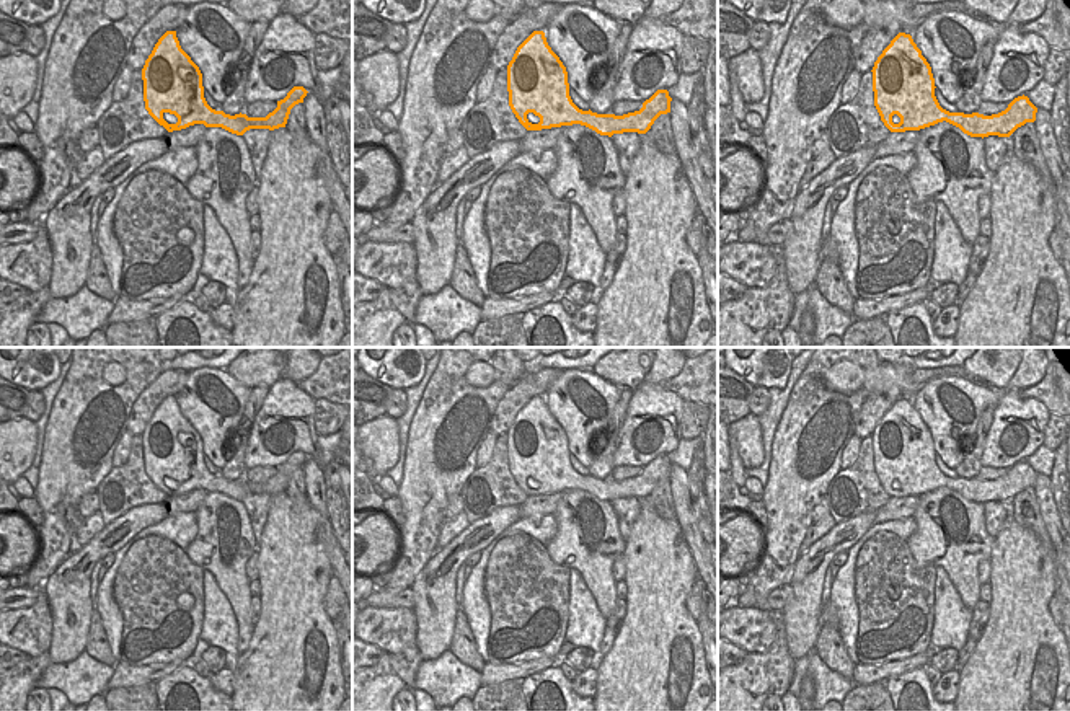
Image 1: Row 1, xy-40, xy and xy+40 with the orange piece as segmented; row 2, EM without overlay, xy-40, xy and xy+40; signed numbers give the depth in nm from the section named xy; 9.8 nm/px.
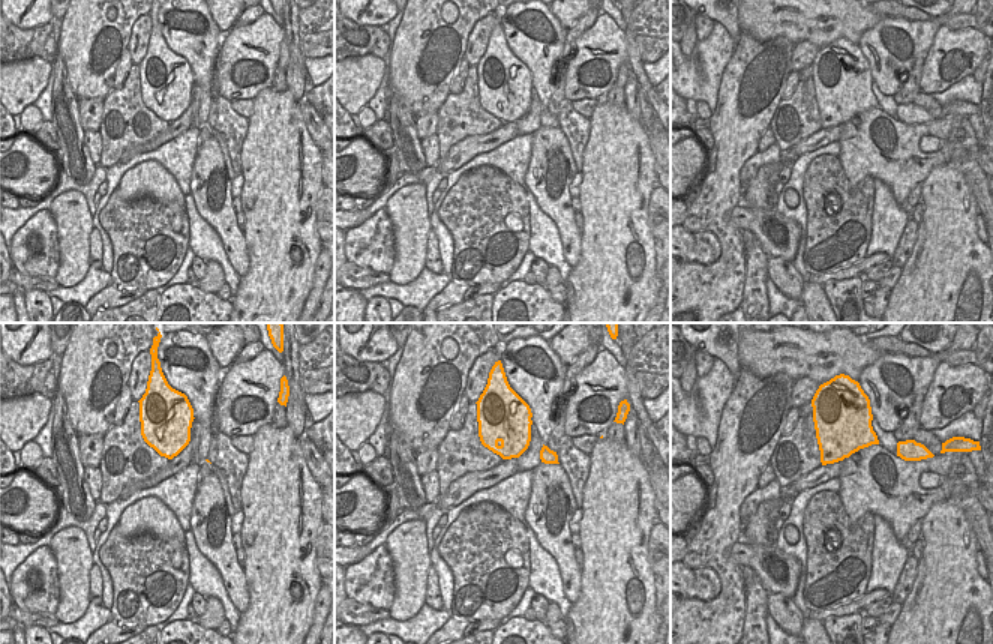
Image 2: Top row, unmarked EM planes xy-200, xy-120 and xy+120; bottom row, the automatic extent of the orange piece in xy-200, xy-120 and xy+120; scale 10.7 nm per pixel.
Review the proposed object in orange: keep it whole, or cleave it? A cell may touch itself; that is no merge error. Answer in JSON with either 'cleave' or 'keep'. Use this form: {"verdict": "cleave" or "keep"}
{"verdict": "cleave"}

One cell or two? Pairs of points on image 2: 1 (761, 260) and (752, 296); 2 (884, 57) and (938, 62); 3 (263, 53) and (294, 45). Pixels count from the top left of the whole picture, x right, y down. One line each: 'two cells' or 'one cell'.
1: one cell
2: two cells
3: two cells

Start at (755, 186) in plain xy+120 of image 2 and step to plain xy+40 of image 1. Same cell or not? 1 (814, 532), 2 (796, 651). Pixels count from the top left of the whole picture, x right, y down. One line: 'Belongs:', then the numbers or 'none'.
Belongs: 2

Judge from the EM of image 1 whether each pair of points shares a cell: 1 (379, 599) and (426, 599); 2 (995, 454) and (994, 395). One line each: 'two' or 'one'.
1: two
2: two

